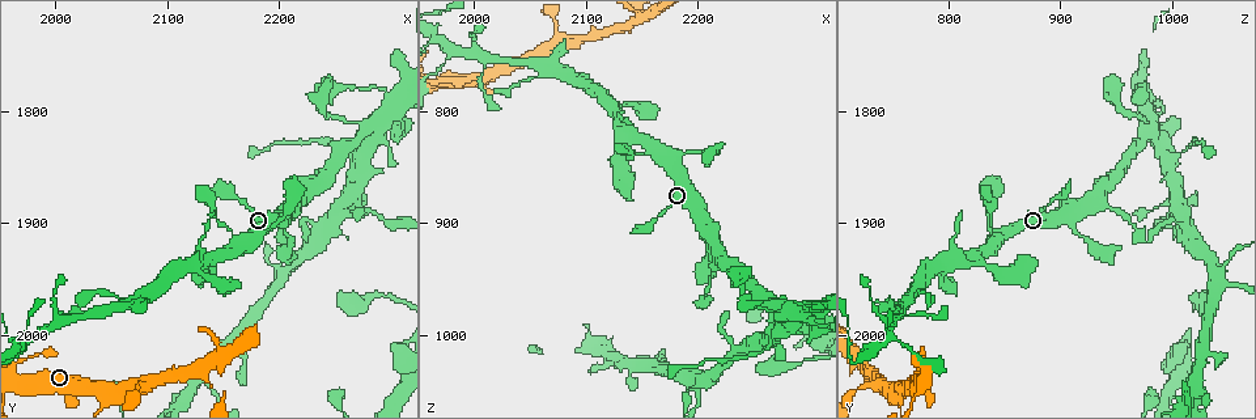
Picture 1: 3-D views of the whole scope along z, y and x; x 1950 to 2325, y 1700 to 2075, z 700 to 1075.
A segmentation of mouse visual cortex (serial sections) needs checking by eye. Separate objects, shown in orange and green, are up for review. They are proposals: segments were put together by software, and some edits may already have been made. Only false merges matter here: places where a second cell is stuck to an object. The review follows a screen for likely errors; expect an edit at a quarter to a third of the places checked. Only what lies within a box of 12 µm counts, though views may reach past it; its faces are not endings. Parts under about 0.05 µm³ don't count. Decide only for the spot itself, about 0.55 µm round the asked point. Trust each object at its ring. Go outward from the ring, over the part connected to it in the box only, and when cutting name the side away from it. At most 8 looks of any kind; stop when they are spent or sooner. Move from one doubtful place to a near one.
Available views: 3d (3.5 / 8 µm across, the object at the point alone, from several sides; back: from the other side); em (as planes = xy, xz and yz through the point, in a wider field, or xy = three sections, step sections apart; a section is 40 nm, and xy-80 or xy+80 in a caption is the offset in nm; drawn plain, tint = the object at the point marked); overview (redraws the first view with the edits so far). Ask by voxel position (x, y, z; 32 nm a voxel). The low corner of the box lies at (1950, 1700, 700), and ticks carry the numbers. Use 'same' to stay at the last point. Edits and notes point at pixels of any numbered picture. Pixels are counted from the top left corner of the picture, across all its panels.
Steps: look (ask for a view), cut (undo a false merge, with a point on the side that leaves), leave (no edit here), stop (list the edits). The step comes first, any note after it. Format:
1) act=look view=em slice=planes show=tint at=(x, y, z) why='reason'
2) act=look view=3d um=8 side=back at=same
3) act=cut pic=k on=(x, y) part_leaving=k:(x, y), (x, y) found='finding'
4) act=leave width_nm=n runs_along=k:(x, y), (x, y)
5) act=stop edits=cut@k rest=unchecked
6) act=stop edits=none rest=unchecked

act=look view=3d um=3.5 at=(2068, 1970, 762) why='abrupt turn'

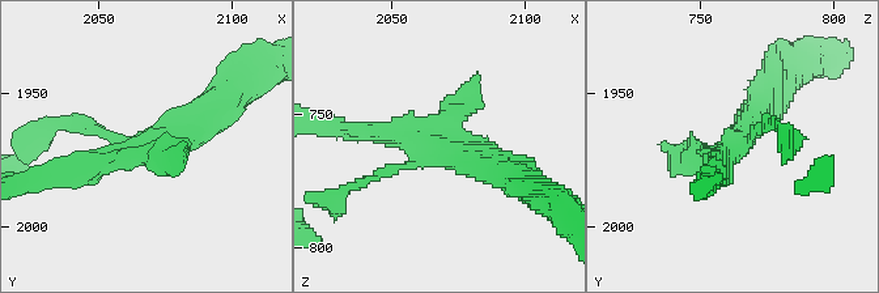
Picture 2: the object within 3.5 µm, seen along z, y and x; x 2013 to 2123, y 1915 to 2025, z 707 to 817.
act=look view=em slice=xy step=1 show=tint at=(2070, 1970, 762)

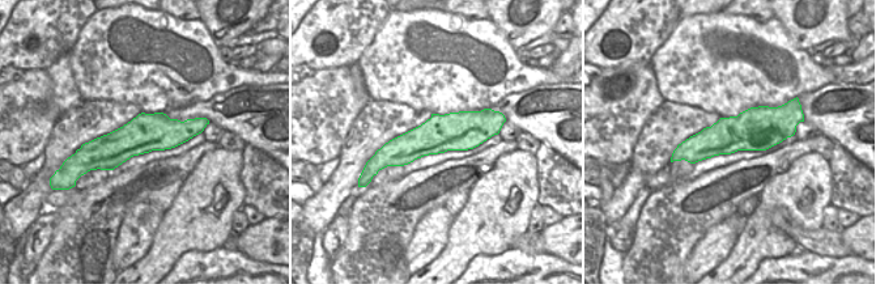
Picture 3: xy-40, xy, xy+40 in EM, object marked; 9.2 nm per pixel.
act=leave runs_along=3:(199, 126), (88, 147) found='one cell here'

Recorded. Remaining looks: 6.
act=look view=3d um=3.5 at=(1980, 2002, 746) why='abrupt turn'

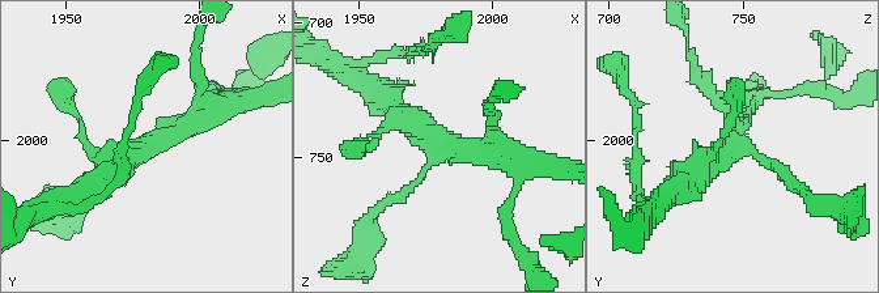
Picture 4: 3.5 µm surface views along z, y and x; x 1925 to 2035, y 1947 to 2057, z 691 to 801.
act=look view=em slice=planes show=tint at=(1981, 2000, 745) arms=3 arm_widths_nm=150,250,300 why='shape alone is not enough'

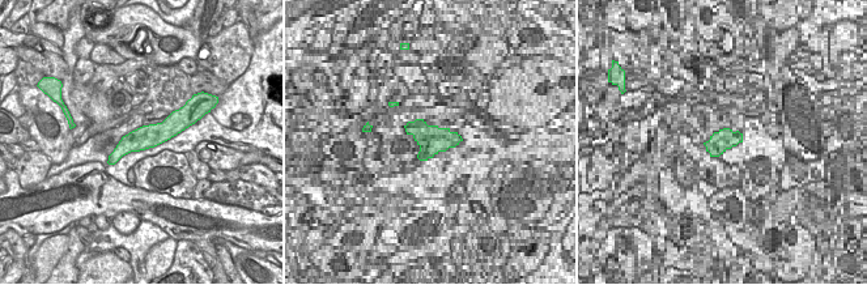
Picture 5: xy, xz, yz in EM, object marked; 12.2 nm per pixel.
act=leave runs_along=5:(177, 126), (128, 143), (111, 161) found='one cell here'

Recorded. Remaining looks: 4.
act=look view=3d um=3.5 at=(2276, 1844, 998) why='branch point'

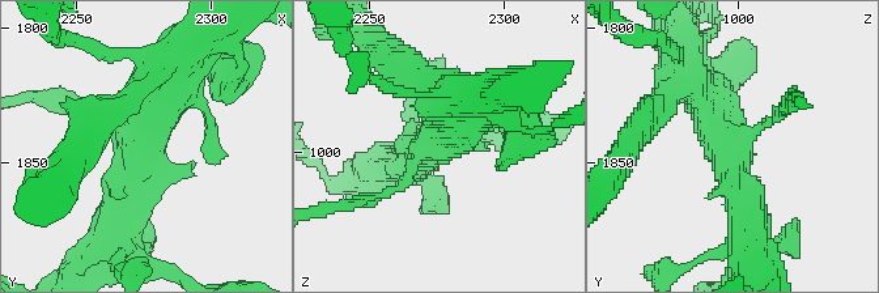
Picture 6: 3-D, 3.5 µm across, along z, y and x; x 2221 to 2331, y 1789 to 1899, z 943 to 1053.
act=look view=em slice=xy step=3 show=tint at=(2276, 1844, 997) why='now the EM'

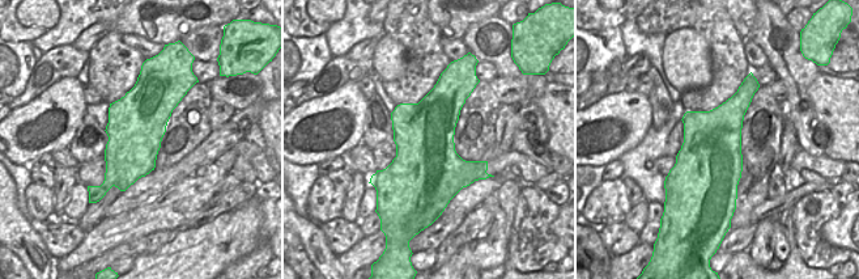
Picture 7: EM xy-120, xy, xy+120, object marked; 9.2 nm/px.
act=leave runs_along=6:(688, 80), (729, 144), (750, 220) found='all the same cell'

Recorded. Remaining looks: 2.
act=stop edits=none rest=unchecked

